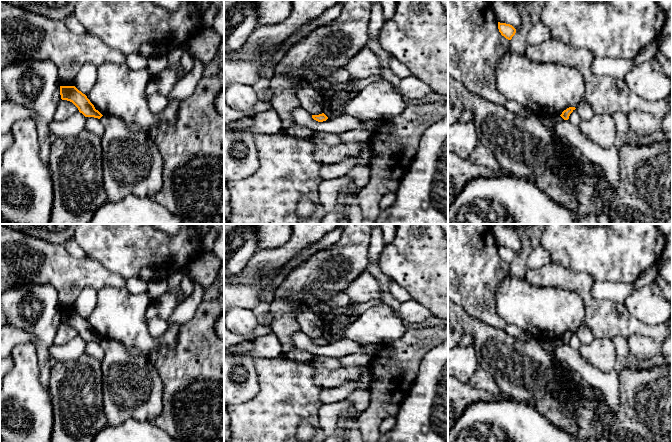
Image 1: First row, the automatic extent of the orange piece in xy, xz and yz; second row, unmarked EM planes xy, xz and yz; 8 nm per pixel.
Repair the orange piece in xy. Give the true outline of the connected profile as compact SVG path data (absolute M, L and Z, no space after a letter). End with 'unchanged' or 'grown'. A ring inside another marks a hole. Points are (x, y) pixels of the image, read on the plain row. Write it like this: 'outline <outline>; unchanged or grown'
outline M60 310L60 319L62 324L72 326L85 341L100 343L103 340L95 333L87 320L79 315L75 310Z; unchanged

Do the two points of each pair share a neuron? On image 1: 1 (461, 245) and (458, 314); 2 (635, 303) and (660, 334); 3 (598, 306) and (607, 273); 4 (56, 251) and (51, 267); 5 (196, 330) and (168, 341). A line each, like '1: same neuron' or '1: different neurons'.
1: different neurons
2: different neurons
3: different neurons
4: same neuron
5: different neurons

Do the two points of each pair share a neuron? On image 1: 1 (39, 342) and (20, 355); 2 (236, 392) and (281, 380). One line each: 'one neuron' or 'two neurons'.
1: two neurons
2: two neurons

